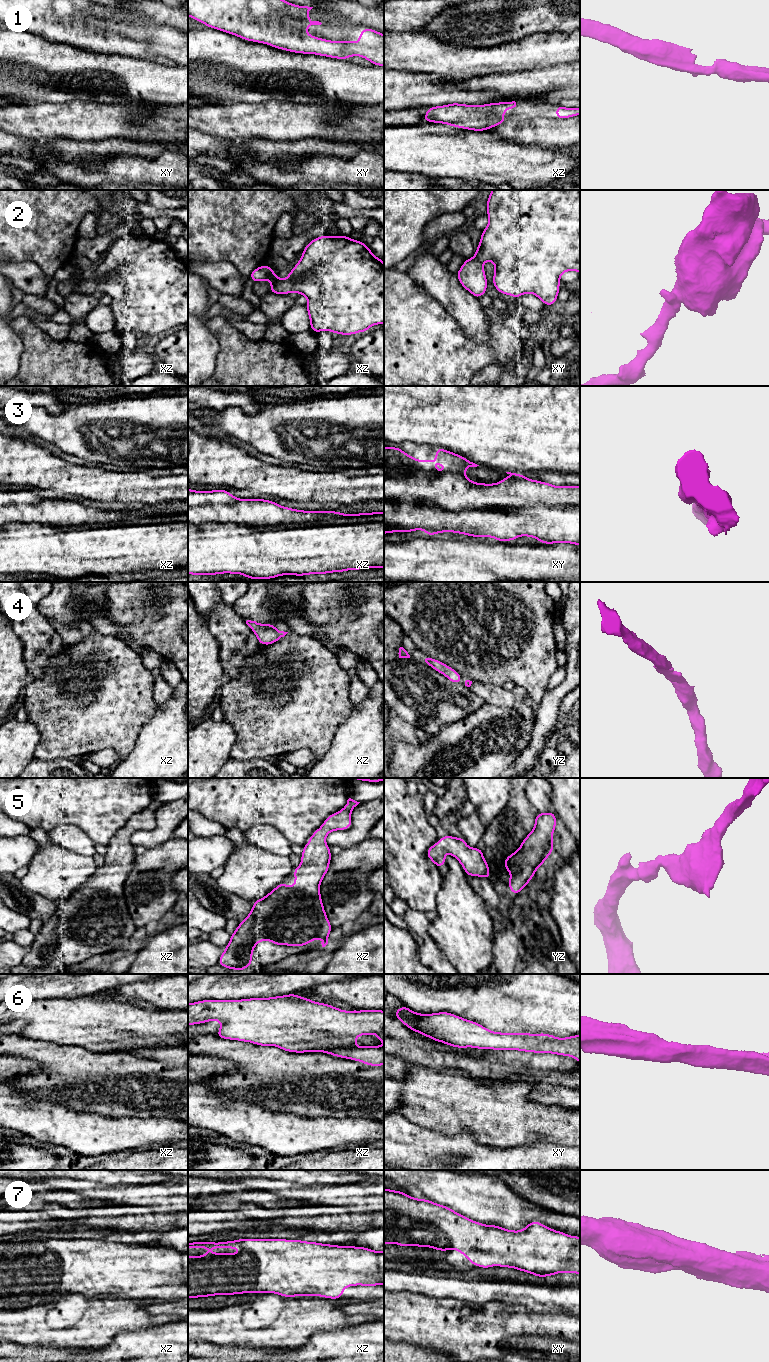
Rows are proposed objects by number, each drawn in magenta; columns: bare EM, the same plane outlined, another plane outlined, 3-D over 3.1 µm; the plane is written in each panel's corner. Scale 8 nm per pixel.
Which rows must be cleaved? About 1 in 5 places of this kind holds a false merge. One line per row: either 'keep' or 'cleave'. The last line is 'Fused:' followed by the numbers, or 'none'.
1: keep
2: keep
3: cleave
4: keep
5: keep
6: keep
7: keep
Fused: 3

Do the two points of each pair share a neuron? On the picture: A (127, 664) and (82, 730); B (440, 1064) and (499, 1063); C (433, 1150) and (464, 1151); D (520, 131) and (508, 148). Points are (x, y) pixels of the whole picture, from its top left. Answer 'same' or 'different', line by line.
A: same
B: same
C: same
D: different

